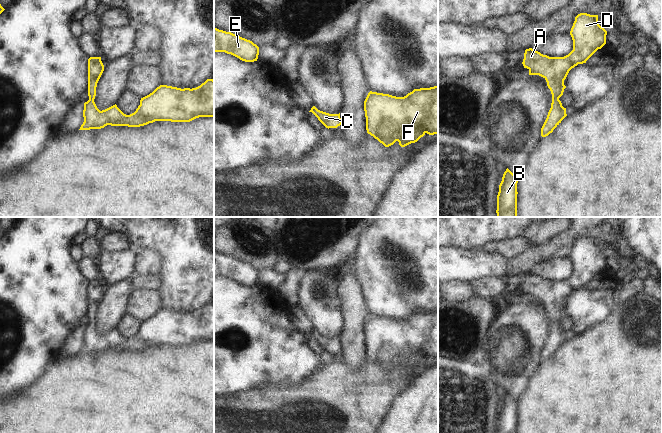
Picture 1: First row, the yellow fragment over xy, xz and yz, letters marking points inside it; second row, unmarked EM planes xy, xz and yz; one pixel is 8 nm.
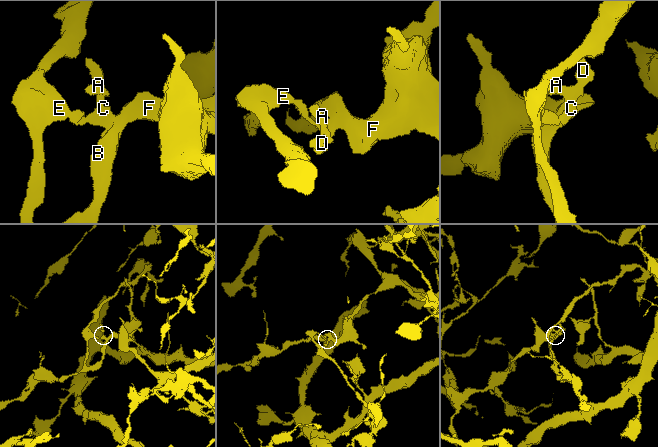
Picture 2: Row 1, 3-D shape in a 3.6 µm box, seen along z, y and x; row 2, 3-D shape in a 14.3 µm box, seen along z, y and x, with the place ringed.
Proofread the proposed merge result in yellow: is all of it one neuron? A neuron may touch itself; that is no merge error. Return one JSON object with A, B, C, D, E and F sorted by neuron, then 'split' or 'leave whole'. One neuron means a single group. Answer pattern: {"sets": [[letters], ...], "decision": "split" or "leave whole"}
{"sets": [["A", "B", "C", "D", "E", "F"]], "decision": "leave whole"}

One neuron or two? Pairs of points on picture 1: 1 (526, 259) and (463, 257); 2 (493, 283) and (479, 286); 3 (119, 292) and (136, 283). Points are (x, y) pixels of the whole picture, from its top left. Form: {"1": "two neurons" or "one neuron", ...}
{"1": "two neurons", "2": "one neuron", "3": "two neurons"}

